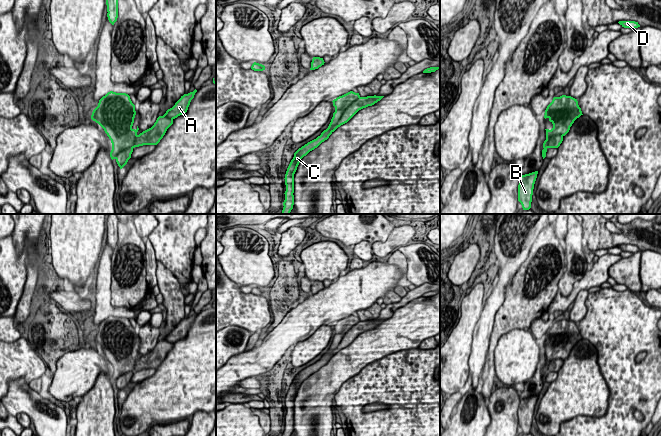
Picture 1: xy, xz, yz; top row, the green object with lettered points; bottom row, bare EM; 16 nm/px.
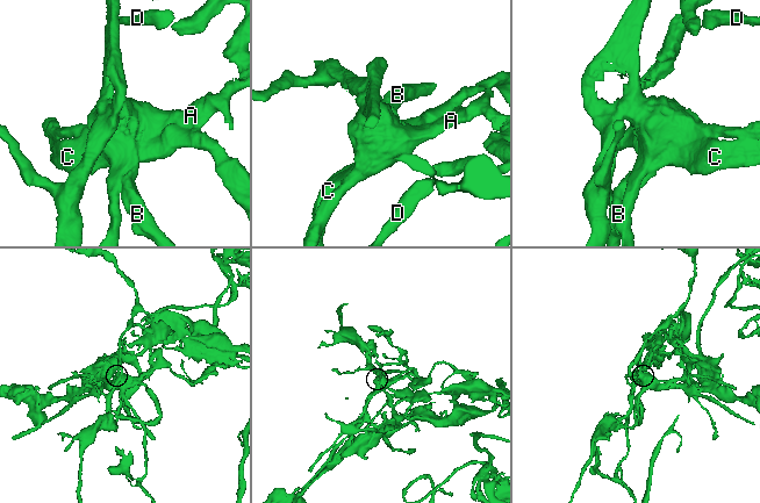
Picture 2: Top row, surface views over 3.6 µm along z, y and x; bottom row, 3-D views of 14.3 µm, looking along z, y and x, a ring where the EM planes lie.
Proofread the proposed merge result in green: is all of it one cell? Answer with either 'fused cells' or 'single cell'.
single cell

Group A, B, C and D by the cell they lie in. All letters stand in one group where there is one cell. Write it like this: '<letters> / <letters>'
A B C D

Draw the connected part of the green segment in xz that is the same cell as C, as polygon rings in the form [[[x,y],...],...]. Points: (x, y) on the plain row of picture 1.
[[[350,315],[342,320],[334,323],[333,330],[335,331],[335,336],[331,346],[326,354],[324,354],[320,360],[316,363],[308,366],[301,372],[299,372],[291,384],[286,398],[285,398],[285,424],[283,426],[282,436],[291,436],[294,429],[294,398],[301,383],[306,380],[310,375],[317,372],[322,366],[327,364],[329,360],[341,349],[347,347],[359,334],[372,330],[378,325],[380,325],[384,320],[367,320],[361,321],[359,317]]]

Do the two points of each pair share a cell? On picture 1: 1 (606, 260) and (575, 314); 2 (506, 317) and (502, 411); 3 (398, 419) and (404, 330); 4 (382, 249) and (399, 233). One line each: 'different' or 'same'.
1: different
2: different
3: different
4: same

